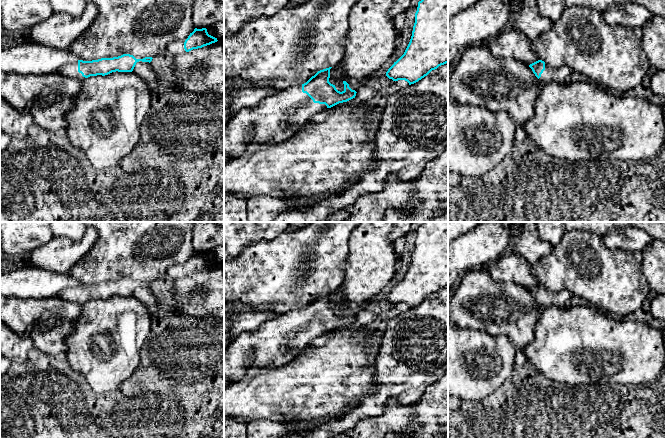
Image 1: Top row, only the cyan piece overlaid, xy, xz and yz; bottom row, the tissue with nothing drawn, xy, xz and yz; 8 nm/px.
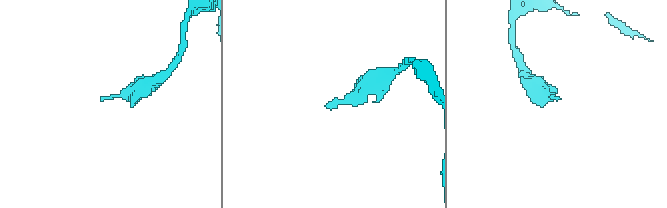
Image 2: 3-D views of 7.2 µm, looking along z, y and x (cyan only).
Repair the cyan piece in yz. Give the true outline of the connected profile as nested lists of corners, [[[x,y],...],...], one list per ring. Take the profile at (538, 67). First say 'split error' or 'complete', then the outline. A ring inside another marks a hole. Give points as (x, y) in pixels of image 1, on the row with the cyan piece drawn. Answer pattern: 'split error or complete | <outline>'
split error | [[[538,60],[530,64],[529,67],[532,69],[535,76],[541,82],[545,82],[545,83],[548,83],[548,82],[566,83],[566,80],[573,73],[573,71],[567,66],[554,68],[546,64],[542,60]]]

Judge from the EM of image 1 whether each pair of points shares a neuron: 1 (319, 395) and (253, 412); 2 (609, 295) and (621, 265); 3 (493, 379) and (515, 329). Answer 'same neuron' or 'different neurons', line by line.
1: same neuron
2: same neuron
3: different neurons

